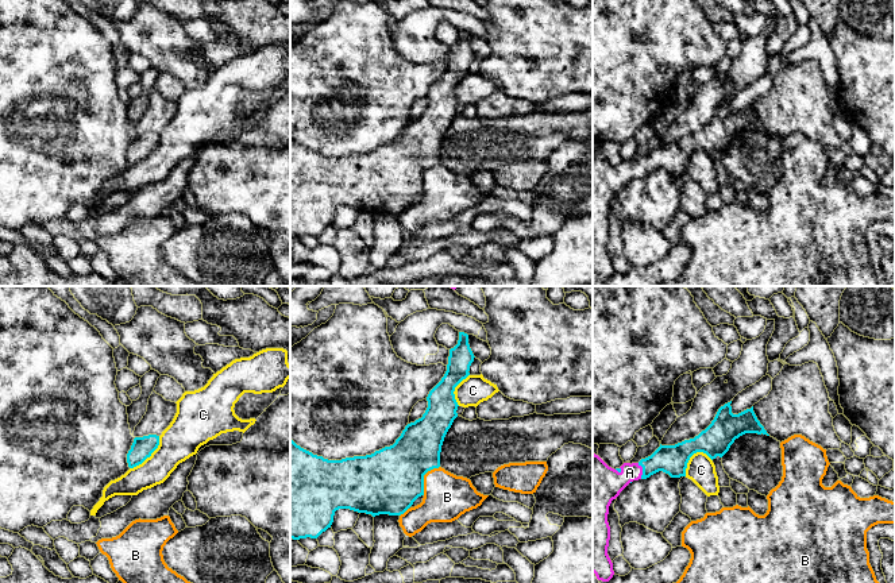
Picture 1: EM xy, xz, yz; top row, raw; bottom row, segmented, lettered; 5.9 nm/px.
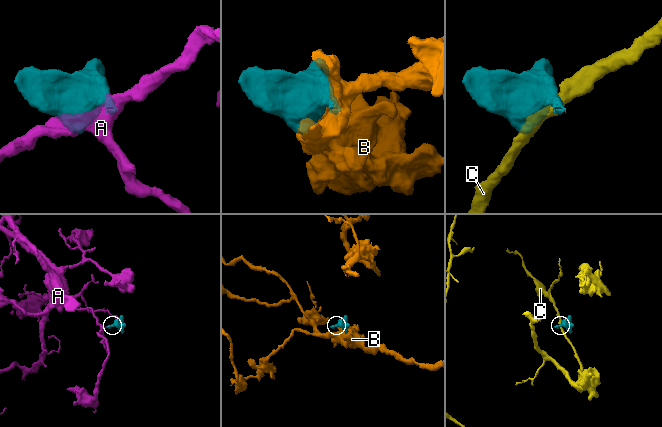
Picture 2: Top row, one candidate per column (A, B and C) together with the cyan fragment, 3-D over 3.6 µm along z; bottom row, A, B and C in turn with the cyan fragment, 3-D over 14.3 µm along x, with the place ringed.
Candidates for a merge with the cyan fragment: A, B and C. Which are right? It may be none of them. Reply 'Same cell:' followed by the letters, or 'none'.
Same cell: A

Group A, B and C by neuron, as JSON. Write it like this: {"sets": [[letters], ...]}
{"sets": [["A"], ["B"], ["C"]]}

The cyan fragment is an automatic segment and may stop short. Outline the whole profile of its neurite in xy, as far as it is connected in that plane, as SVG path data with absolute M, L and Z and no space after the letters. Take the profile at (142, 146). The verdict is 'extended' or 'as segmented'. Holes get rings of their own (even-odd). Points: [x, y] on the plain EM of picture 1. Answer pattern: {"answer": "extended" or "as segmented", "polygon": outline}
{"answer": "as segmented", "polygon": "M148 132L135 135L131 147L127 151L127 161L130 166L142 162L159 143L159 134Z"}

